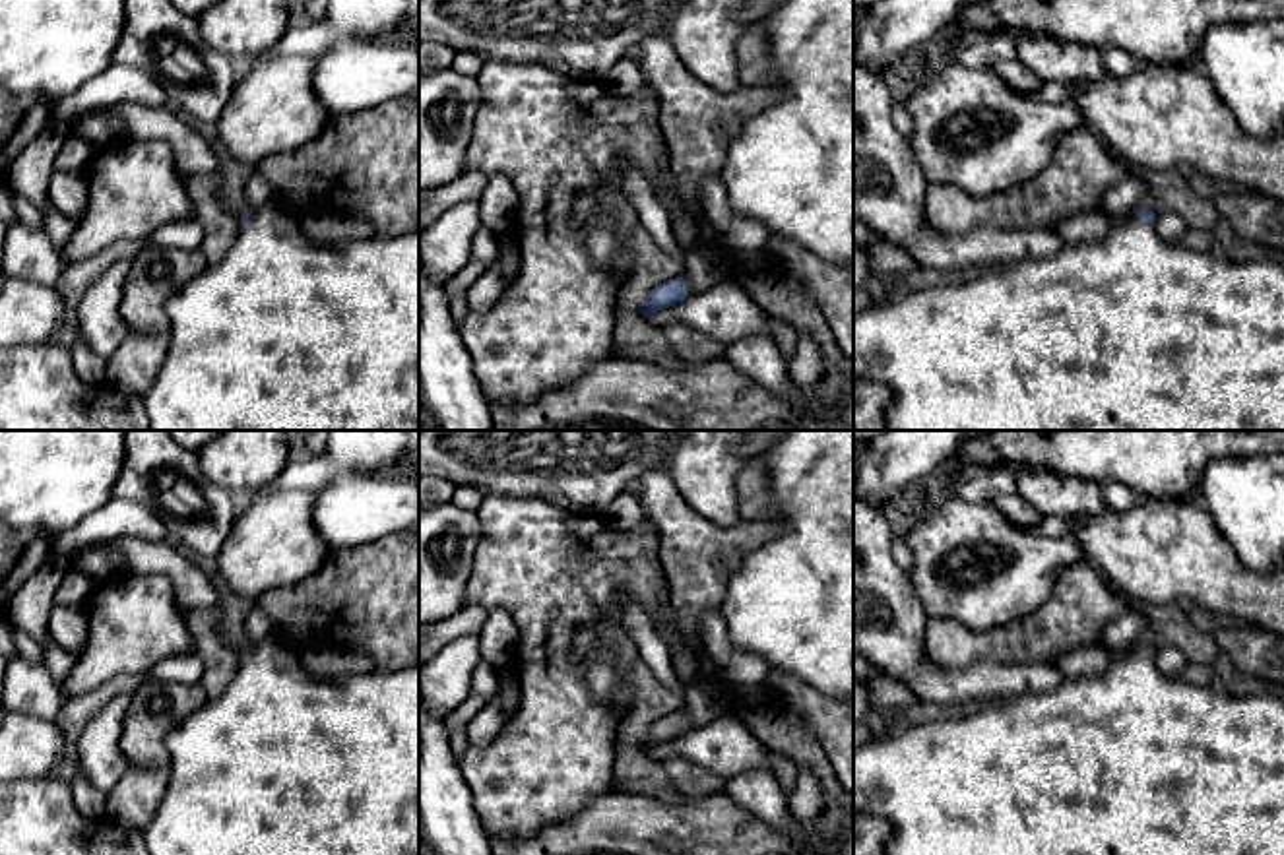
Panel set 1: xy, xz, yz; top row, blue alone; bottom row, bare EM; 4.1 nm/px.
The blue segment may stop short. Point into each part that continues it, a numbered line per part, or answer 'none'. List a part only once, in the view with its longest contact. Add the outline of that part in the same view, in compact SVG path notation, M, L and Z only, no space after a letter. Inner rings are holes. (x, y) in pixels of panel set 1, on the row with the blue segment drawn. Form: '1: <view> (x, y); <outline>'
1: yz (1131, 332); M1129 211L1109 221L1102 240L1063 244L1051 258L995 264L948 285L879 291L869 308L853 314L853 380L892 390L886 430L1284 430L1284 266L1193 252L1166 242L1156 221Z

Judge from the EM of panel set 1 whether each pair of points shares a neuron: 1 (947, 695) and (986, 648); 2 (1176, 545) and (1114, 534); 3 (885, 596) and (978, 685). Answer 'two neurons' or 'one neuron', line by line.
1: two neurons
2: one neuron
3: one neuron

